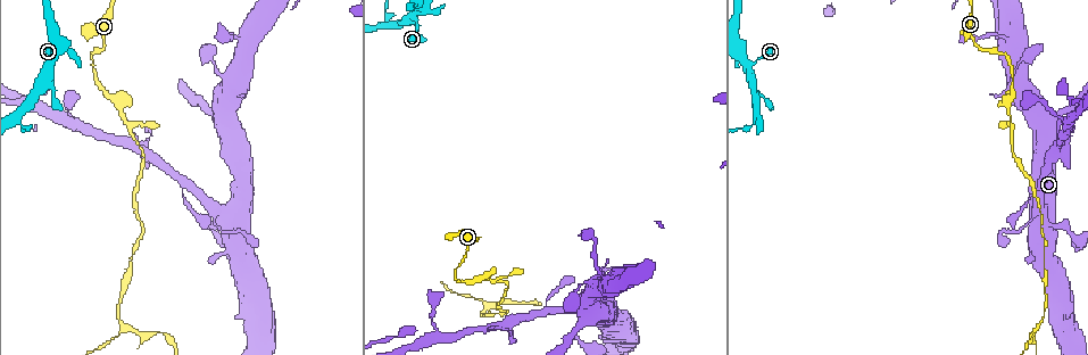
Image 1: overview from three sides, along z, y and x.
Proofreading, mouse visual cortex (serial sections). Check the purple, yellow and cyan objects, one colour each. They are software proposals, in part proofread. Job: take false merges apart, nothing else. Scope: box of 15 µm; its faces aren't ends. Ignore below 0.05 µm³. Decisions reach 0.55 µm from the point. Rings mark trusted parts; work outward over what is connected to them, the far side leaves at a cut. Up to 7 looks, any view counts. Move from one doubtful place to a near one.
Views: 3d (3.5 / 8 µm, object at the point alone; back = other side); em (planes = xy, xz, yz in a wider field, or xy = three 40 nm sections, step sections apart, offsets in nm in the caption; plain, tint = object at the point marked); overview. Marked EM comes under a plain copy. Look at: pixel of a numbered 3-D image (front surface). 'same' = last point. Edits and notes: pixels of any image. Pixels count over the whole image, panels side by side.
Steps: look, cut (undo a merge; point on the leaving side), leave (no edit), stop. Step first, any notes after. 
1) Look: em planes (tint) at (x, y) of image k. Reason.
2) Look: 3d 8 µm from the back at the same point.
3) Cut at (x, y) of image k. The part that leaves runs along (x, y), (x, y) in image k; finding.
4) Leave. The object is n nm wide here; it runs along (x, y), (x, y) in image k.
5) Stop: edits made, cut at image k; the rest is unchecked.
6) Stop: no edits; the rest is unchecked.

Look: 3d 3.5 µm at (494, 281) of image 1. Calibre changes.

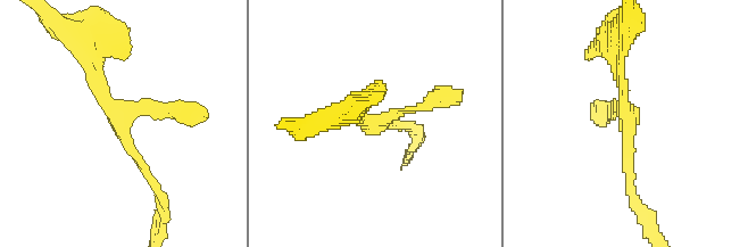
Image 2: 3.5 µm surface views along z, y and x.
Look: em xy step 2 (tint) at (114, 110) of image 2.

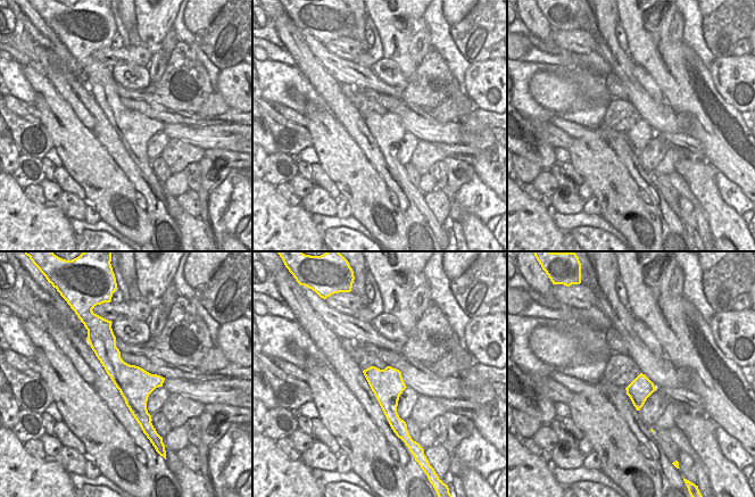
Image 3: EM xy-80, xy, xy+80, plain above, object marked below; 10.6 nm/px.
Leave. One cell here.

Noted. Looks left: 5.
Look: 3d 8 µm at (1011, 78) of image 1. A narrow waist.

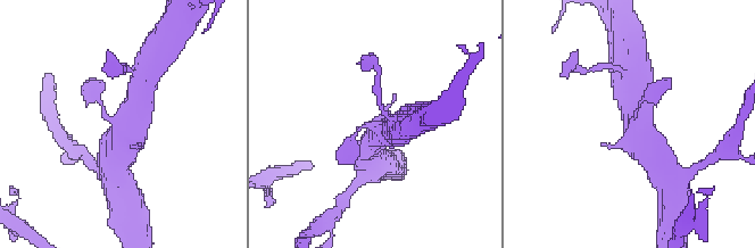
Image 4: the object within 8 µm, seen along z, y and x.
Look: em xy step 1 (tint) at (114, 119) of image 4. Now the EM.

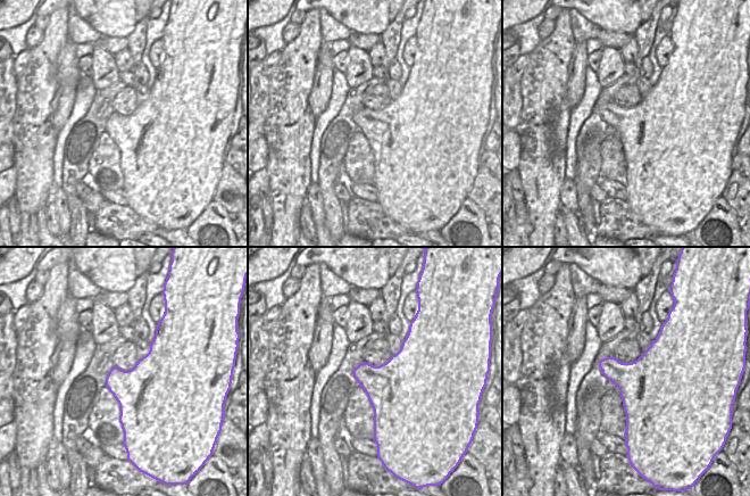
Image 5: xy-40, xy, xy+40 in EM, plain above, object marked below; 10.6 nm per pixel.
Leave. The object is 600 nm wide here; it runs along (115, 162), (138, 105) in image 4; one cell here.

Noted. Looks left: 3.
Look: 3d 3.5 µm at (488, 308) of image 1.

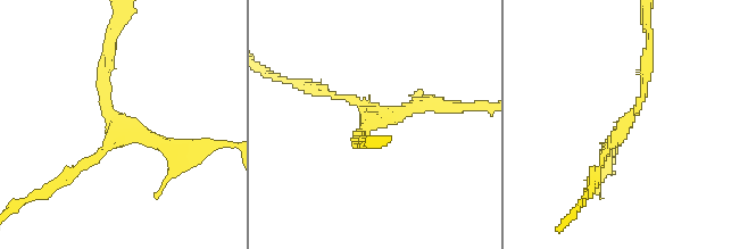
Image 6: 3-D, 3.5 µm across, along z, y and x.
Look: em xy step 3 (tint) at (124, 125) of image 6. 3 arms meet here; the arms are 100, 150, 200 nm wide; shape alone is not enough.

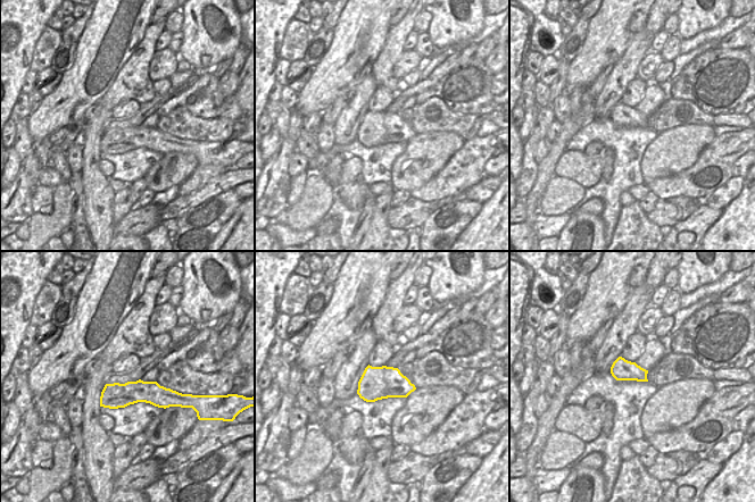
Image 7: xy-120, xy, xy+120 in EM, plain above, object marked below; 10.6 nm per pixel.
Leave. The object is 360 nm wide here; it runs along (173, 393), (127, 393), (102, 403) in image 7; one cell here.

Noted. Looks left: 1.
Stop: no edits; the rest is unchecked.

